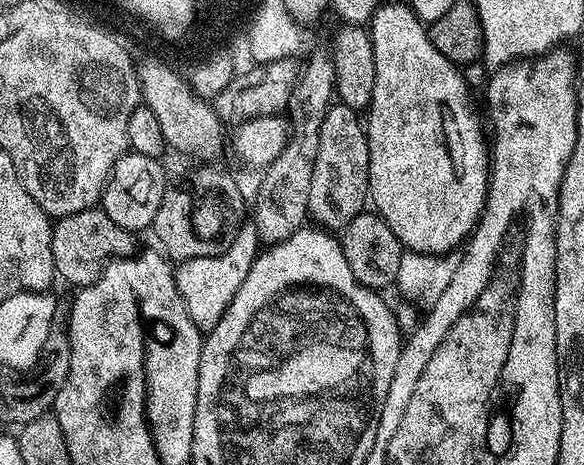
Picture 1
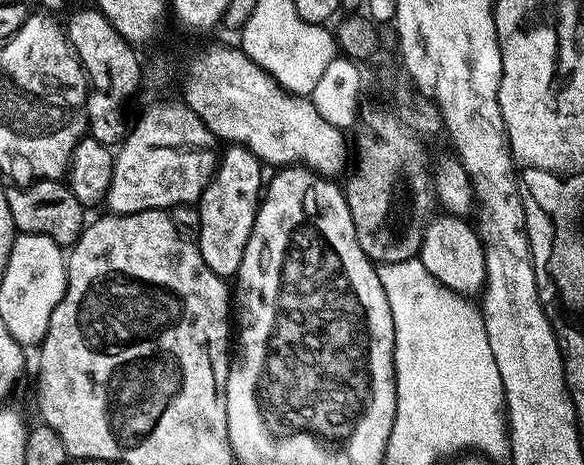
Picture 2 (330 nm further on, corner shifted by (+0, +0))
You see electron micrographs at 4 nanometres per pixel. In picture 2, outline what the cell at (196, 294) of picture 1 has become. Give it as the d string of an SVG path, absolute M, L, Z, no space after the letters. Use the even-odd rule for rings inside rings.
M228 146L225 149L219 157L211 182L198 201L198 247L202 262L206 262L206 266L210 266L214 274L232 278L242 266L242 254L246 250L246 242L250 242L250 234L256 221L256 209L262 203L262 185L266 175L264 176L262 162L250 149L239 146Z

